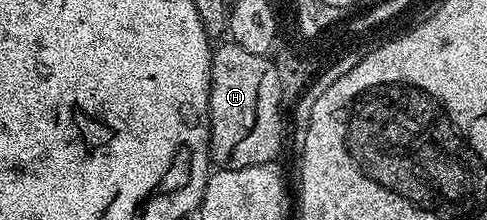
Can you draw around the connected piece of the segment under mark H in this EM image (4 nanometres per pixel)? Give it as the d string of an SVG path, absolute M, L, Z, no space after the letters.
M231 42L217 43L212 54L212 77L210 78L210 102L208 121L210 122L210 141L214 132L252 132L258 122L258 98L262 84L266 86L266 76L274 70L268 56L250 54L242 46Z

